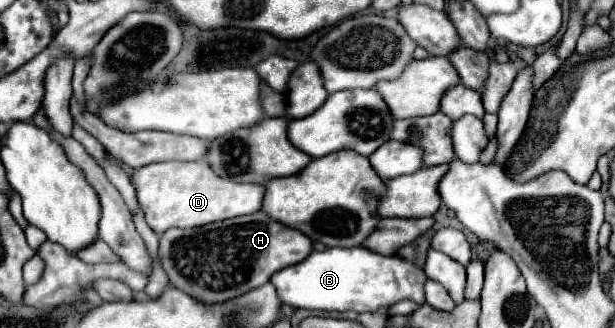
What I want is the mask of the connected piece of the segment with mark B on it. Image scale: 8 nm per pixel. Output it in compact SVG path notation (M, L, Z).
M362 246L356 248L326 248L312 252L300 264L292 264L278 270L270 282L276 286L276 294L282 304L304 310L354 310L374 312L380 306L392 306L400 300L414 300L424 304L424 270L400 256L380 256Z

